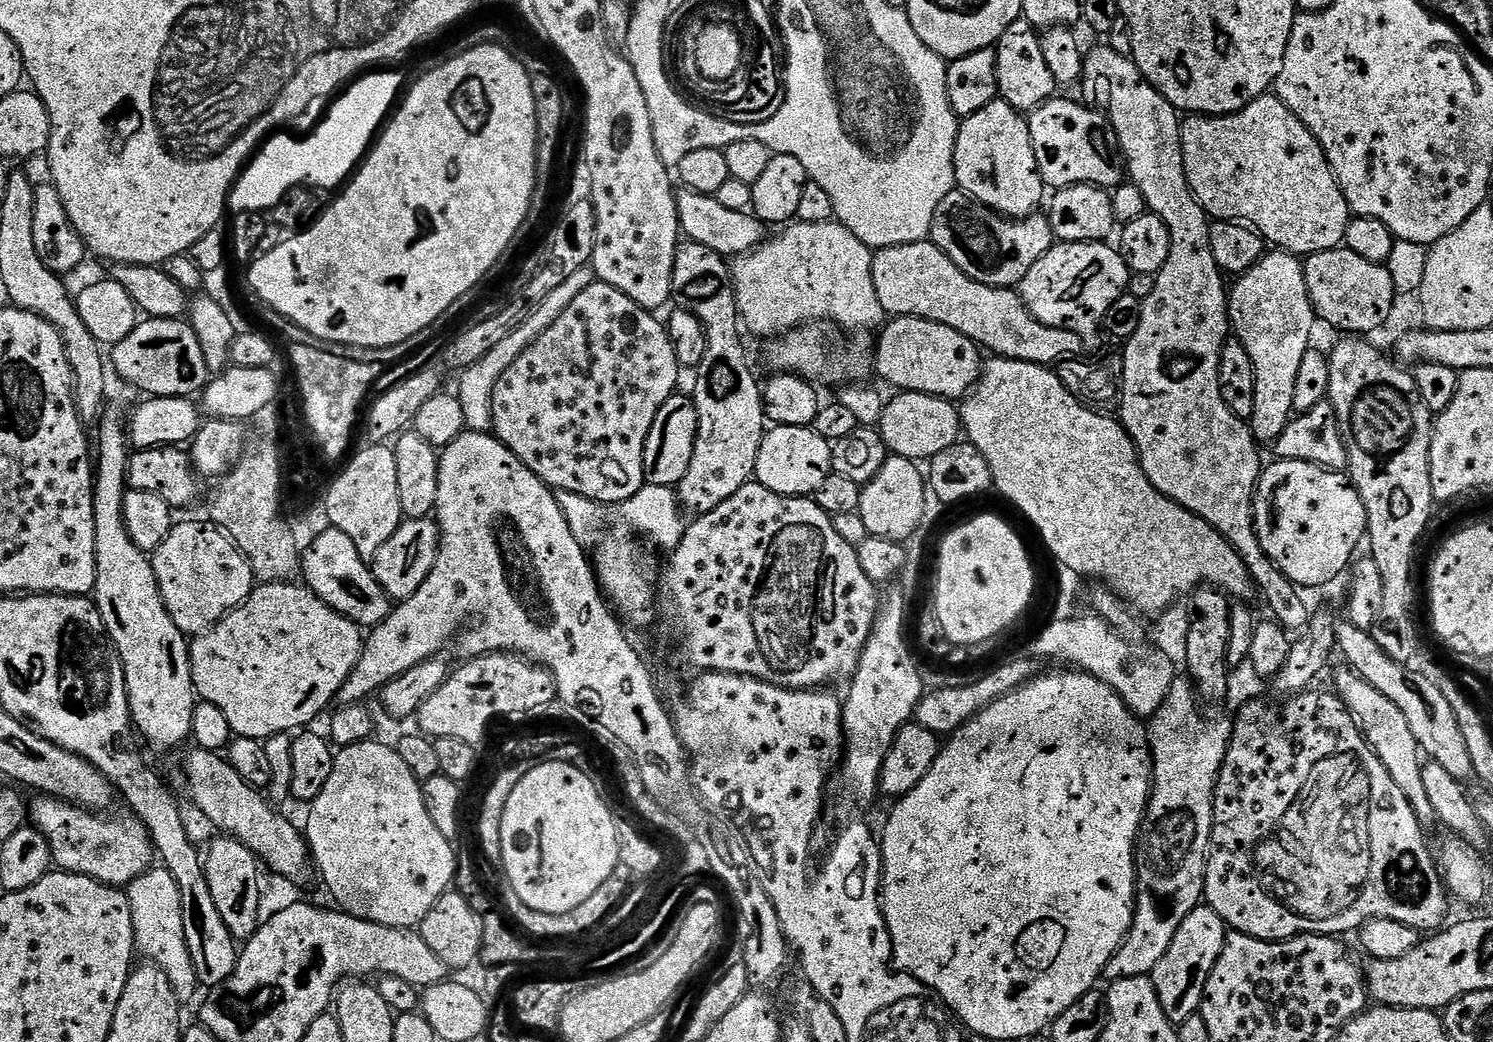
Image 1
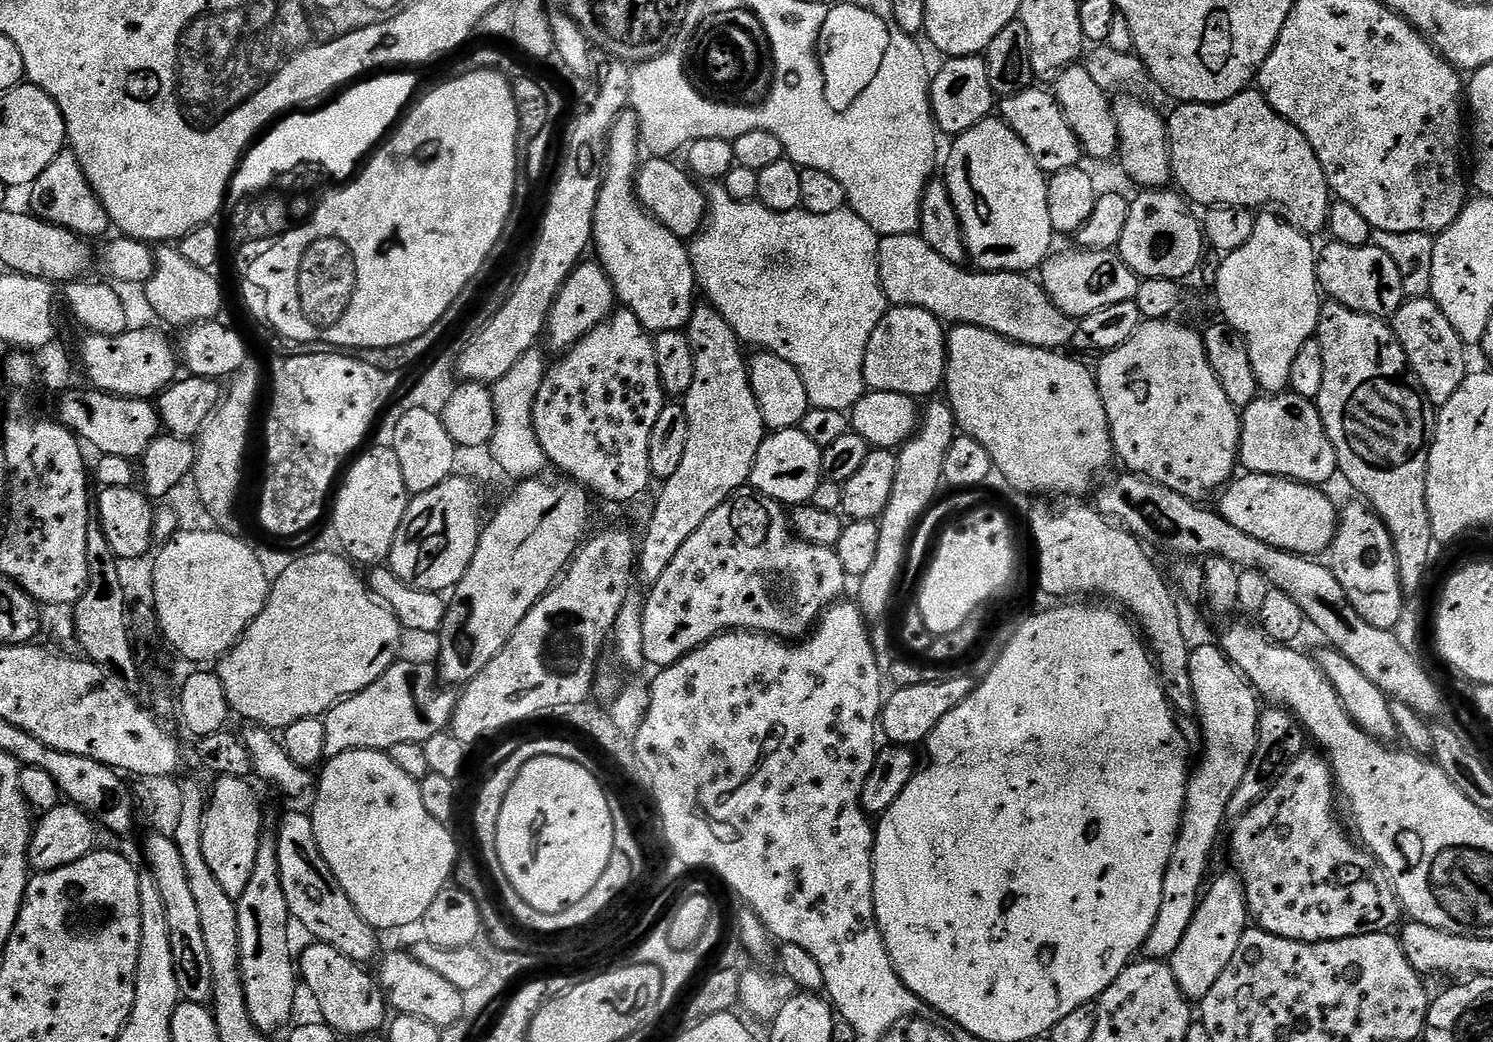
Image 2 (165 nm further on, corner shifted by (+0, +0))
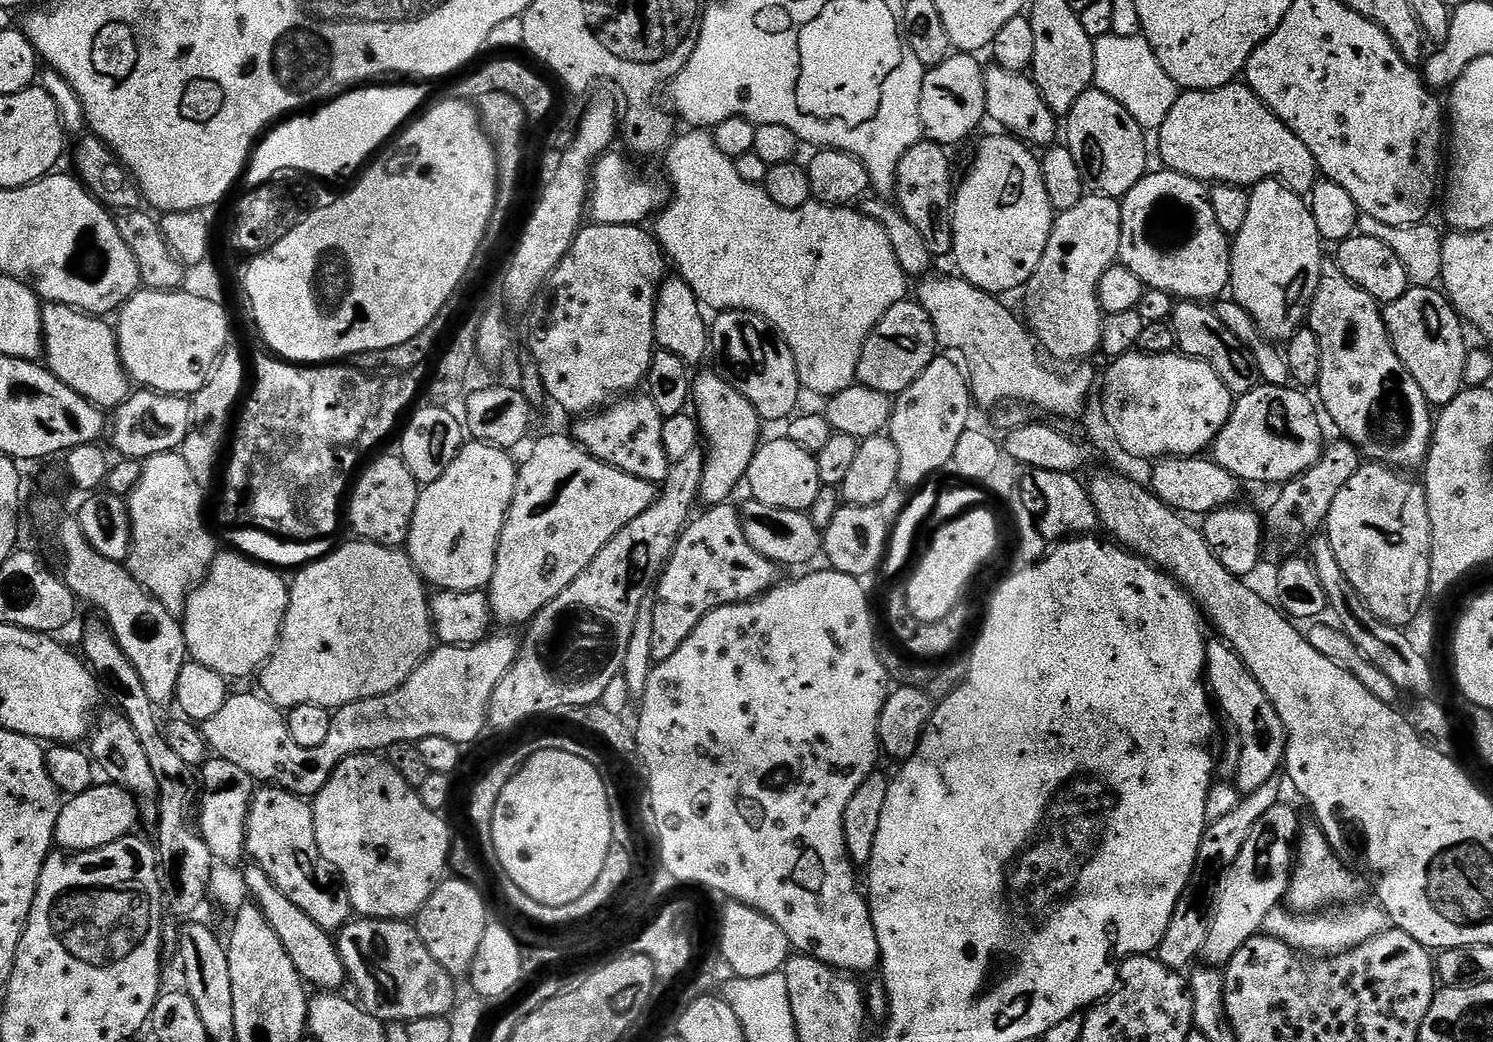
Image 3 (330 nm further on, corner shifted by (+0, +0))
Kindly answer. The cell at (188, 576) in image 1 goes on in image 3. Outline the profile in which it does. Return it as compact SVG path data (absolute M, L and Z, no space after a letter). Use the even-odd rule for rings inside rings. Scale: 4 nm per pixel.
M235 550L227 551L221 551L217 555L205 572L204 579L189 592L188 600L184 603L182 623L189 657L195 663L210 666L210 670L235 682L243 676L255 677L264 663L272 657L272 651L280 640L280 627L288 609L290 584L287 579L280 577L283 575L279 571L273 570L269 565L252 560Z

